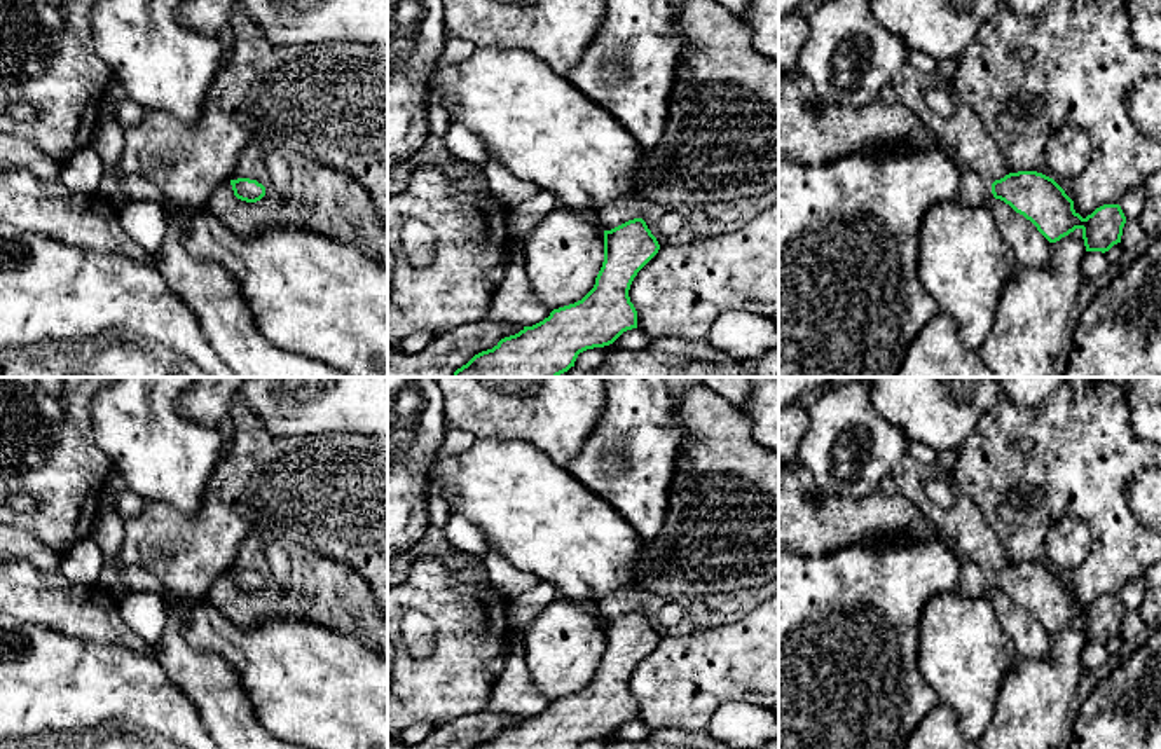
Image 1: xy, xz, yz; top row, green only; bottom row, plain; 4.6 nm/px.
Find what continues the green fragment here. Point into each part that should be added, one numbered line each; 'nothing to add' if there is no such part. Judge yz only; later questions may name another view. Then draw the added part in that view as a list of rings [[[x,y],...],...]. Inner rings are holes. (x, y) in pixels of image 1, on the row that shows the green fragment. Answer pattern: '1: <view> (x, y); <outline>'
1: yz (975, 189); [[[964,164],[955,201],[965,206],[986,206],[993,197],[992,183],[993,182],[990,178],[972,171]]]

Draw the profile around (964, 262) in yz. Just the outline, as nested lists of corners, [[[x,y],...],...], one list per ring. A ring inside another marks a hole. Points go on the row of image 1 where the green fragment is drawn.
[[[953,199],[929,208],[924,215],[917,276],[939,309],[955,321],[965,347],[978,351],[995,328],[1004,285],[1018,267],[1014,251],[1000,236],[988,206],[965,206]]]

